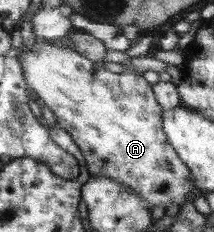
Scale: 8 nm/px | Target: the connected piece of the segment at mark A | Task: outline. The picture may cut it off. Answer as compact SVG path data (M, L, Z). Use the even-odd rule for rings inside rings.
M36 39L31 49L24 47L17 61L23 66L29 87L53 111L55 122L67 130L79 145L92 176L108 176L136 190L148 202L150 209L156 209L156 206L167 208L175 203L182 207L188 200L188 193L198 189L191 170L167 141L163 128L163 106L155 97L154 85L147 83L142 74L112 73L74 49L49 45L40 39Z

